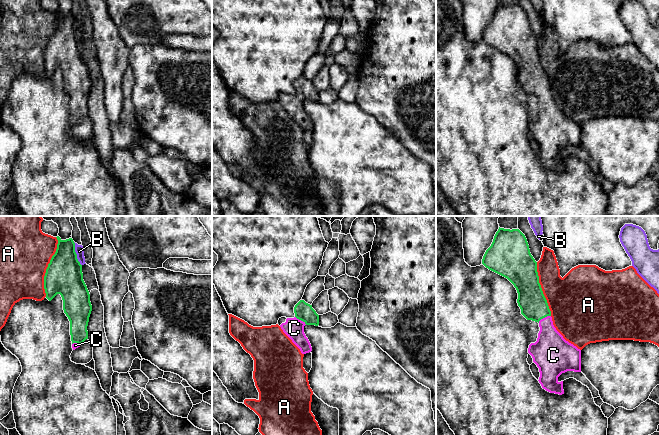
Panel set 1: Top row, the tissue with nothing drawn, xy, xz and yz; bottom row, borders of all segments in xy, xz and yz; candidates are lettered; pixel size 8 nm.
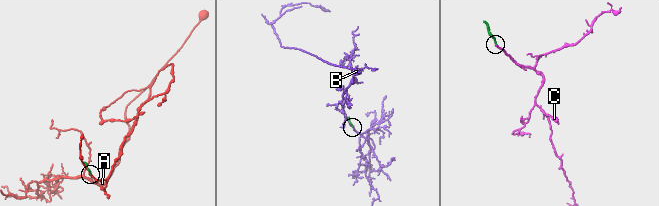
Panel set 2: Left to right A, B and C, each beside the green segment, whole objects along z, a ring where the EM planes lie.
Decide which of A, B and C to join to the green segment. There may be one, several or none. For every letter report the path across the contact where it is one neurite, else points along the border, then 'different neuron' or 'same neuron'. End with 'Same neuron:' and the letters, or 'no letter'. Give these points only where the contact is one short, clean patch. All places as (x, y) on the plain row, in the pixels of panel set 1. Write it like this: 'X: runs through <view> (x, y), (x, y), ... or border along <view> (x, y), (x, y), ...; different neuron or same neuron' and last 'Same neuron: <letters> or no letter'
A: different neuron
B: border along xy (73, 18), (76, 34), (81, 41); different neuron
C: runs through yz (531, 76), (534, 83), (544, 93), (550, 123); same neuron
Same neuron: C

